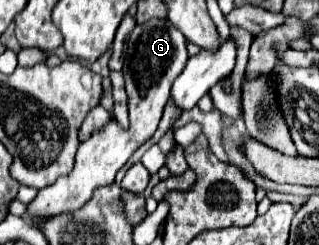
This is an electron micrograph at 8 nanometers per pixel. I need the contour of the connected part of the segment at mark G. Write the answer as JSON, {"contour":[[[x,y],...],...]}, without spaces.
{"contour":[[[150,19],[132,29],[126,43],[124,67],[122,67],[122,73],[126,79],[126,93],[128,93],[130,127],[124,129],[120,123],[112,121],[112,123],[106,123],[106,127],[92,131],[92,135],[78,147],[74,171],[66,177],[60,177],[54,185],[40,189],[38,197],[28,205],[26,217],[30,225],[42,223],[46,217],[52,217],[58,213],[76,211],[92,197],[92,191],[96,187],[102,187],[114,181],[116,173],[126,165],[132,153],[154,135],[158,121],[162,117],[162,111],[170,99],[170,87],[186,67],[186,61],[188,61],[186,39],[168,19]]]}

